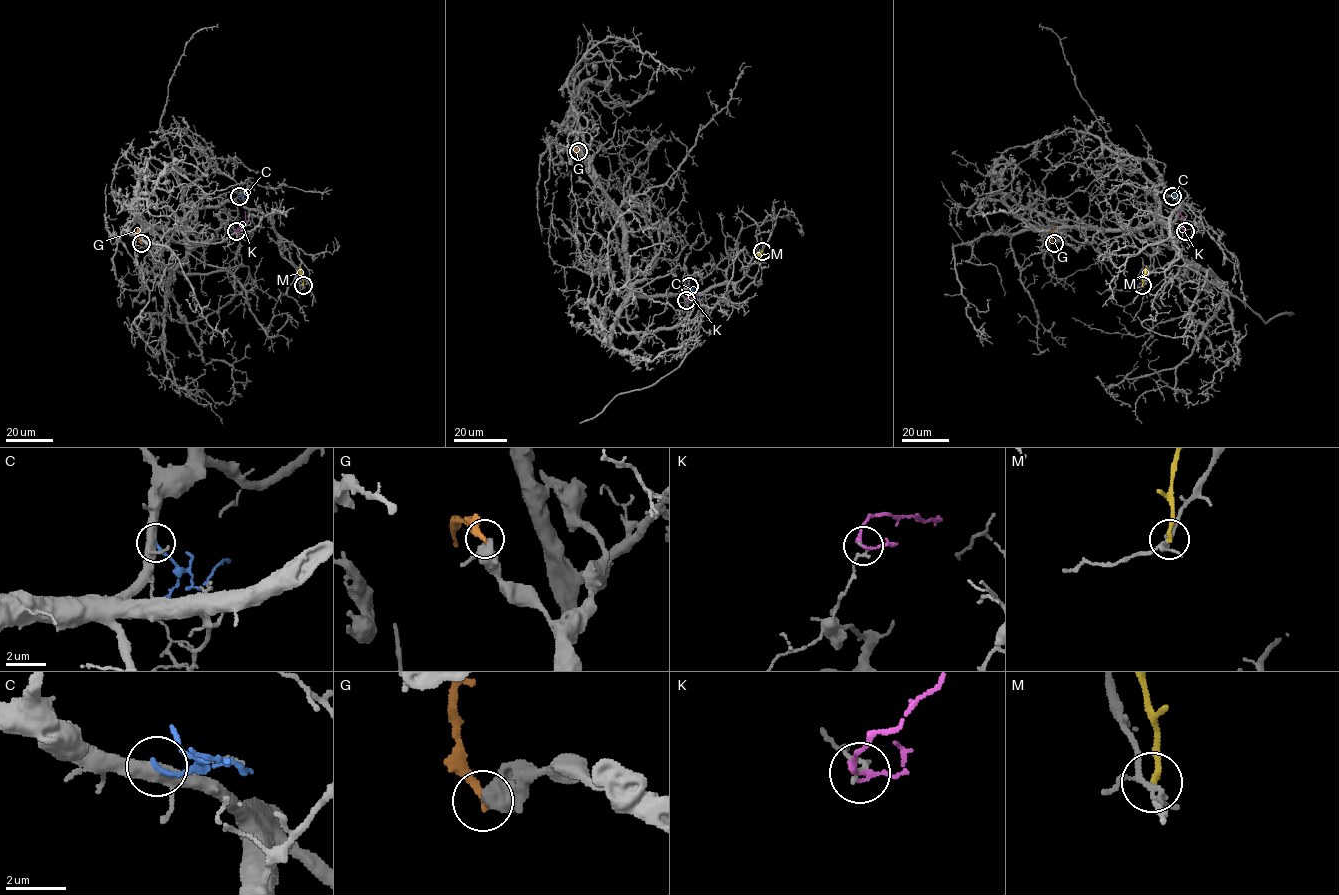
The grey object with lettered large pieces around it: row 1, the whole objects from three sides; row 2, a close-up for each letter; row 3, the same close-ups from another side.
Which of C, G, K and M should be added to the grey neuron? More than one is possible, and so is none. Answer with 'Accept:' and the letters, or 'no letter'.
Accept: no letter

